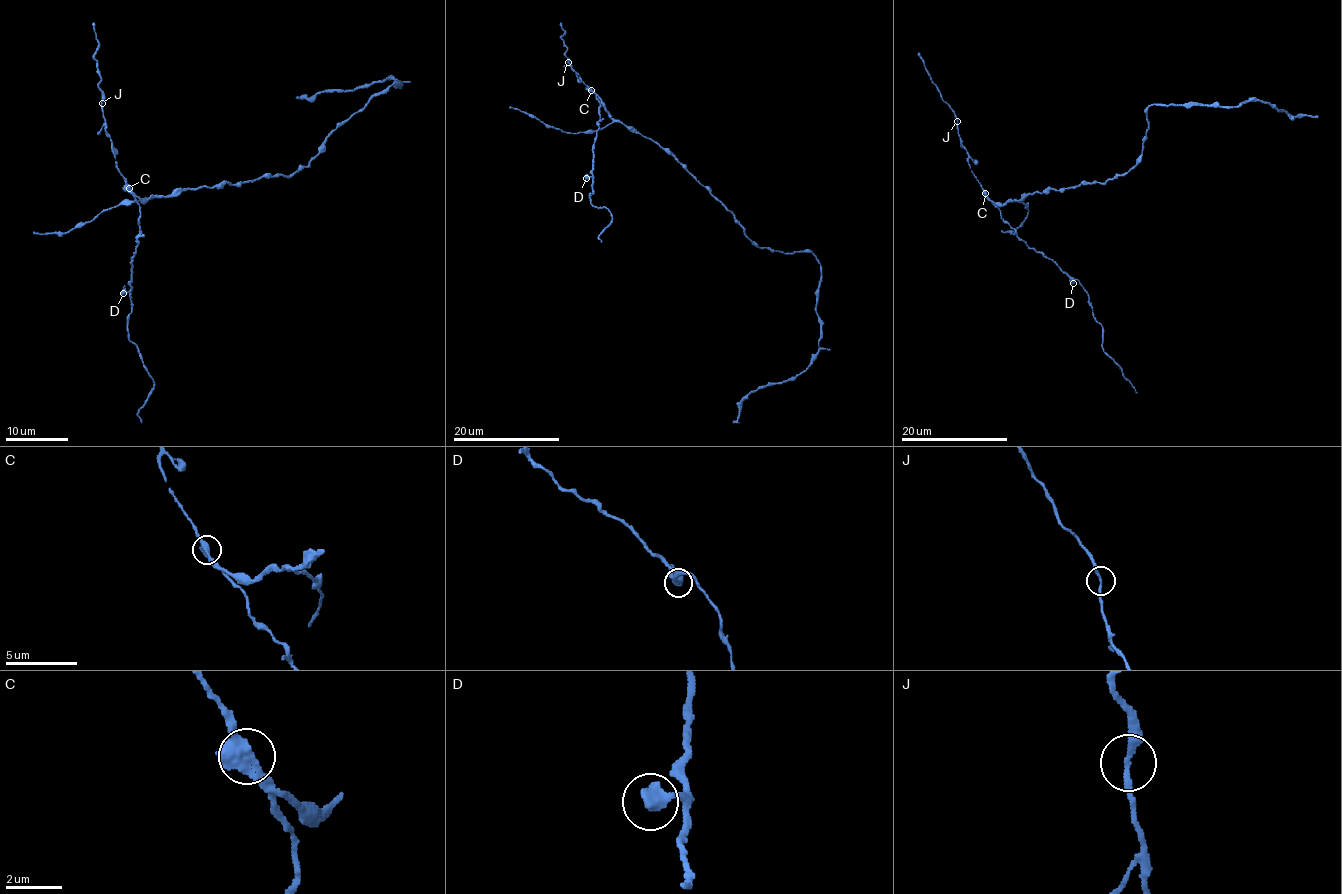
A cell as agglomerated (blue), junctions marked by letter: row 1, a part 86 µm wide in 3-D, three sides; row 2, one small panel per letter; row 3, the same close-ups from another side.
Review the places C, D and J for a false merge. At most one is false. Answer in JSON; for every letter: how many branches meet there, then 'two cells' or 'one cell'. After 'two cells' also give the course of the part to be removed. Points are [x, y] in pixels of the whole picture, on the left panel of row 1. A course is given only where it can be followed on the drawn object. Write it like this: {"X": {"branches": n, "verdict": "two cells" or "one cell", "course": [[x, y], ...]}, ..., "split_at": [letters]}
{"C": {"branches": 2, "verdict": "two cells", "course": [[129, 189], [147, 201], [184, 189], [290, 176], [375, 95], [400, 84], [382, 79], [353, 90], [295, 98]]}, "D": {"branches": 2, "verdict": "one cell"}, "J": {"branches": 2, "verdict": "one cell"}, "split_at": ["C"]}

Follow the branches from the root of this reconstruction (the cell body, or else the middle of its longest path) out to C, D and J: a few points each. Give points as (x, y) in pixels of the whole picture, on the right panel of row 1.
C: (1081, 183), (1029, 194), (1004, 204), (996, 204), (985, 194)
D: (1081, 183), (1029, 194), (998, 207), (1001, 218), (1014, 232), (1030, 248), (1049, 257), (1073, 283)
J: (1081, 183), (996, 204), (985, 194), (970, 168), (957, 121)

